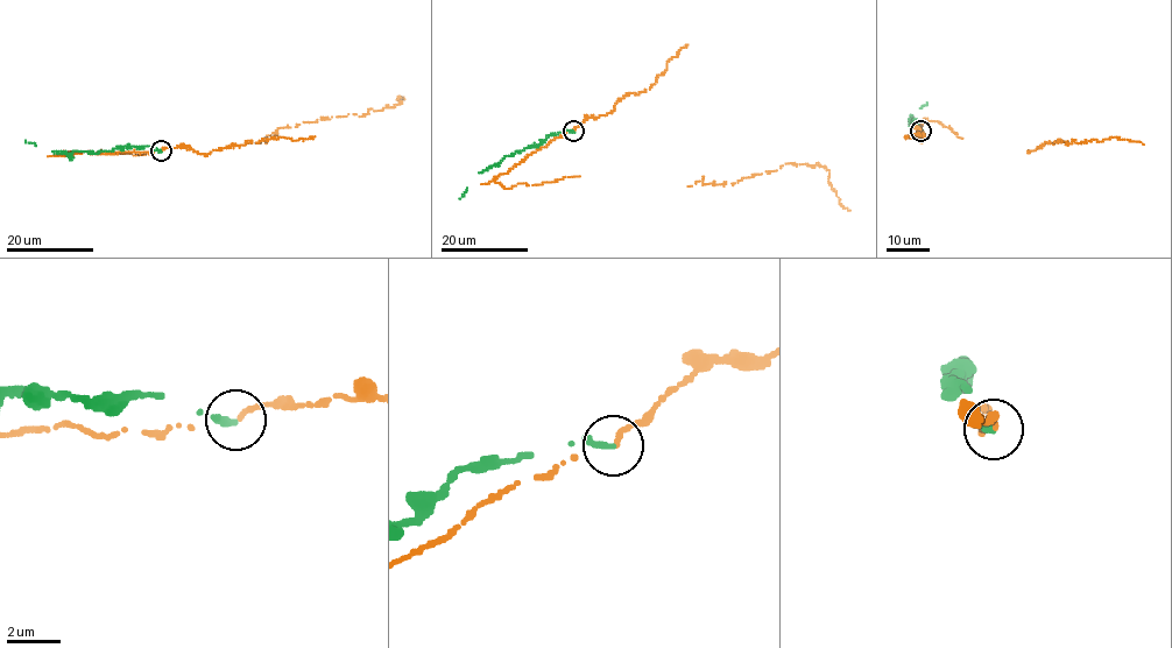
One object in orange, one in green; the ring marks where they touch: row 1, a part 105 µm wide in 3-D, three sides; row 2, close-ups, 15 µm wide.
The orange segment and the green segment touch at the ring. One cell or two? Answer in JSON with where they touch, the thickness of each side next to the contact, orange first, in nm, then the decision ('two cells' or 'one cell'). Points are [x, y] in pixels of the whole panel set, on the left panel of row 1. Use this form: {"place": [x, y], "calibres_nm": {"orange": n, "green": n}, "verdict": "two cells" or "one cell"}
{"place": [161, 150], "calibres_nm": {"orange": 220, "green": 240}, "verdict": "two cells"}

